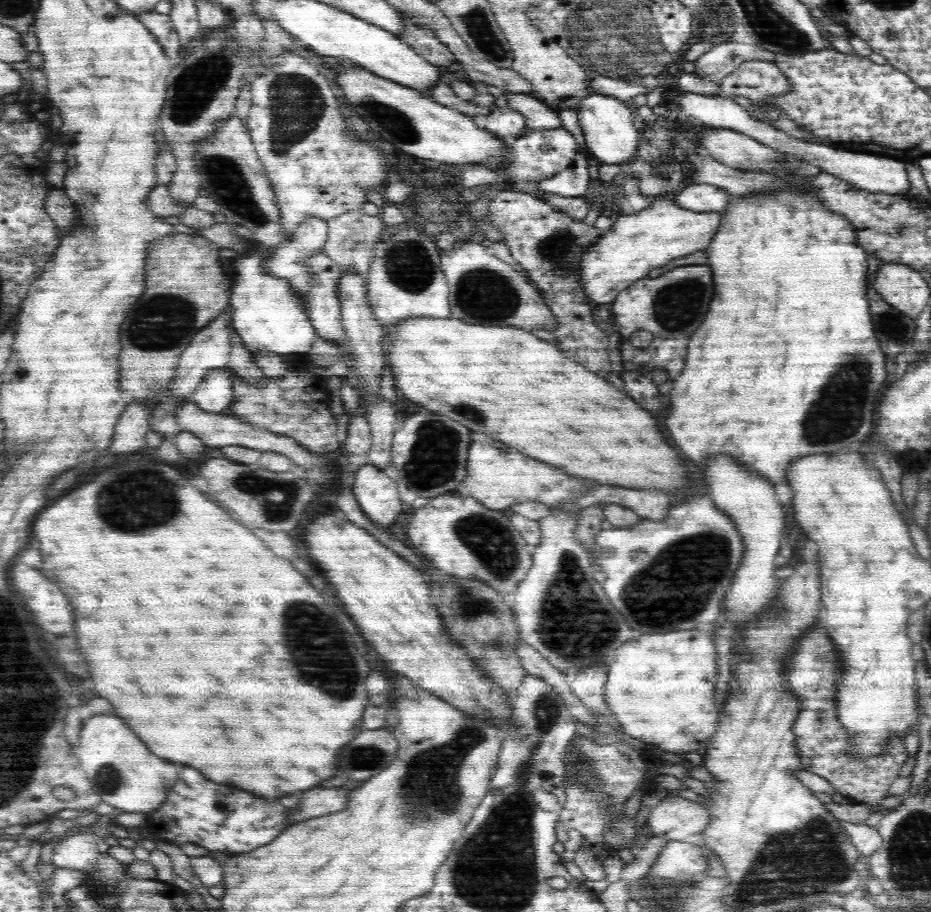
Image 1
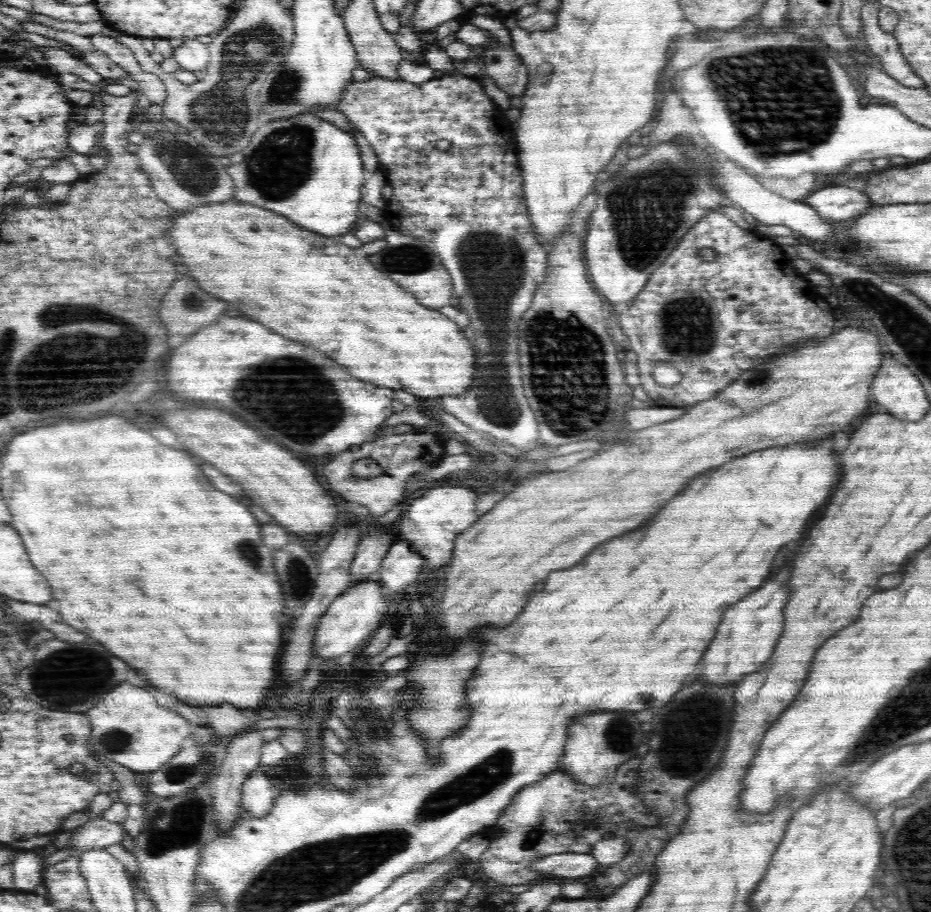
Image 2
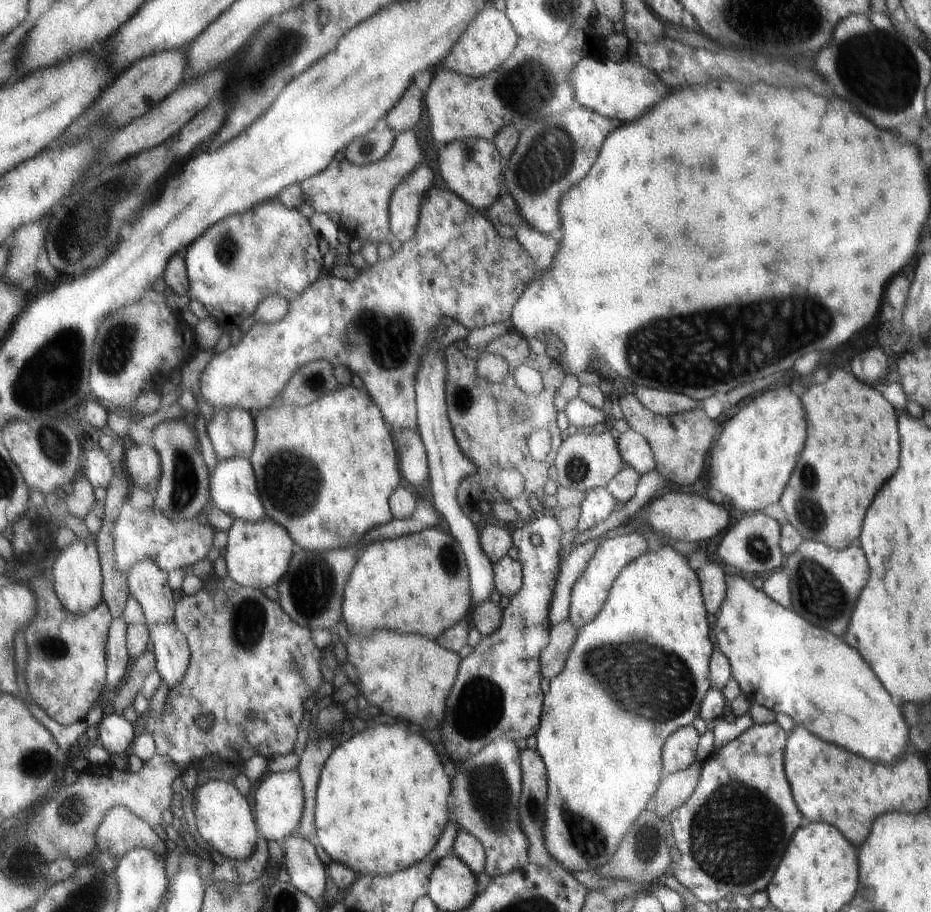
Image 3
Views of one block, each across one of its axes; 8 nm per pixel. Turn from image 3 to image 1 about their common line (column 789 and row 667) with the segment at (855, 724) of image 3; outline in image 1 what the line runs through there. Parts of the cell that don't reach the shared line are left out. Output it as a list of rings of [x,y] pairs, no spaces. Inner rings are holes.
[[[684,630],[684,632],[668,632],[668,634],[642,634],[638,640],[630,640],[626,644],[622,644],[616,654],[614,654],[614,660],[610,664],[610,670],[608,672],[608,678],[606,678],[606,684],[604,684],[604,702],[608,704],[608,708],[614,712],[618,724],[622,726],[622,730],[626,734],[630,734],[632,738],[638,738],[642,742],[647,744],[656,744],[660,746],[662,750],[668,750],[668,752],[692,752],[696,753],[700,749],[704,749],[708,744],[708,740],[712,738],[712,734],[717,730],[718,714],[717,704],[715,704],[715,687],[716,677],[718,670],[716,669],[716,660],[718,653],[716,653],[716,645],[714,645],[713,637],[716,634],[704,634],[704,632],[698,632],[698,630]]]

